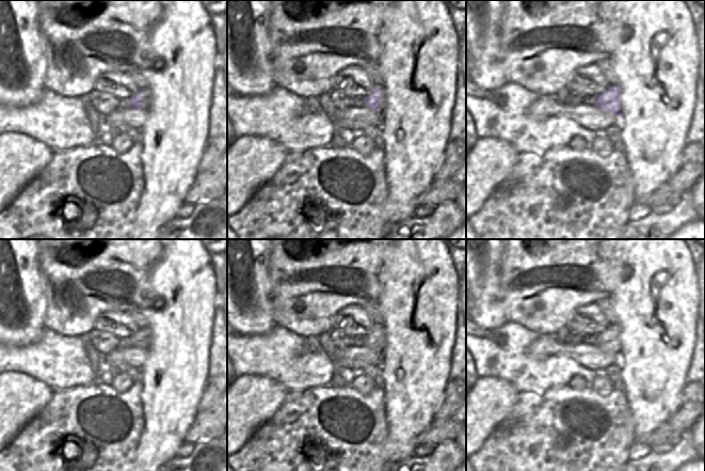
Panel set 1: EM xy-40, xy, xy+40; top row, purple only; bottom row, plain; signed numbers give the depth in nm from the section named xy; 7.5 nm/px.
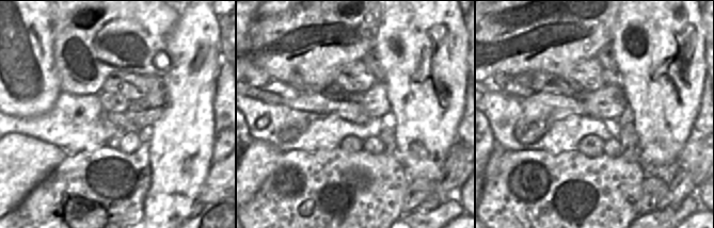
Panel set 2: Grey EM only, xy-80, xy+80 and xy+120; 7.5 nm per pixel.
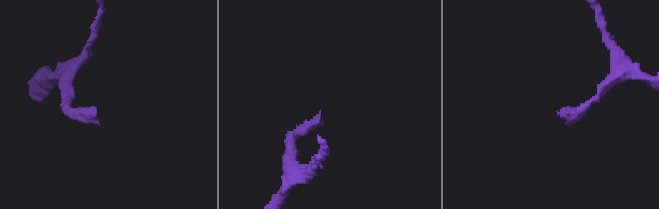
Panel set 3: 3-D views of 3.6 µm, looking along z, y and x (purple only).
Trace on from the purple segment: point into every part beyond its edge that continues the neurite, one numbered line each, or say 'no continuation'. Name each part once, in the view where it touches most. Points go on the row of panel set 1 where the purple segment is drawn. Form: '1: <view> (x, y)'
1: xy (382, 89)

